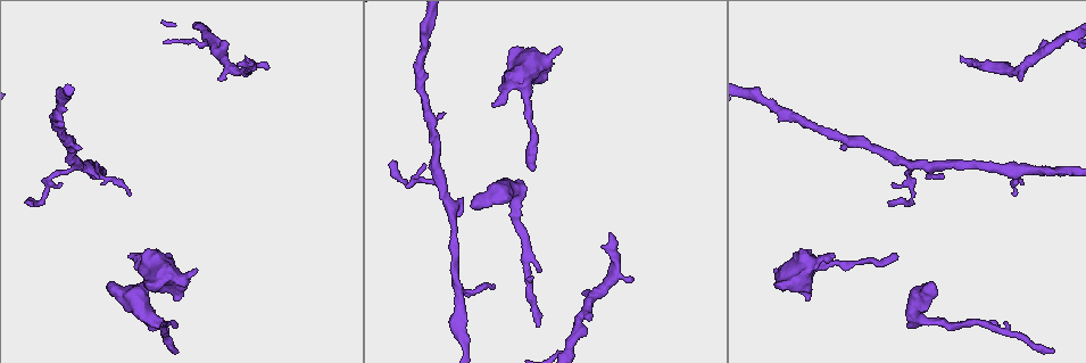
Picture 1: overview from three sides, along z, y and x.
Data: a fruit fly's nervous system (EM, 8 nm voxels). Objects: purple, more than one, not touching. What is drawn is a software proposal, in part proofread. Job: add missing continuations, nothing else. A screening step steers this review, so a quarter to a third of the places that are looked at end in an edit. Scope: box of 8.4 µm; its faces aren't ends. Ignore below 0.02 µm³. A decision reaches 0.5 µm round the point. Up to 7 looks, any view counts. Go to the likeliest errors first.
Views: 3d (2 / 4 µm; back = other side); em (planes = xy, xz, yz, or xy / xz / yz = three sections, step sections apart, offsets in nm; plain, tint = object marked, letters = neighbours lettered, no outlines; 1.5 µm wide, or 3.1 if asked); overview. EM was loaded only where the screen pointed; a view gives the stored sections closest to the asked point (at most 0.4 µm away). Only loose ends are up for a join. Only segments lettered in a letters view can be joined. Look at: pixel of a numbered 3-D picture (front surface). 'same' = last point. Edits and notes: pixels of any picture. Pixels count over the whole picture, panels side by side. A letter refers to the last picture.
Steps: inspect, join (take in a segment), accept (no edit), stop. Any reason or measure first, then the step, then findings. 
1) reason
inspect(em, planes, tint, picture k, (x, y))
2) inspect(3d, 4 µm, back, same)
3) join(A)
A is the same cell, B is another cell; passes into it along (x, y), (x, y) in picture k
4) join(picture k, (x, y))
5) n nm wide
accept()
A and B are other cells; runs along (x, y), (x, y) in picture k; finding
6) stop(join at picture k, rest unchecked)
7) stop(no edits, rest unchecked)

free end
inspect(em, planes, tint, picture 1, (471, 207))

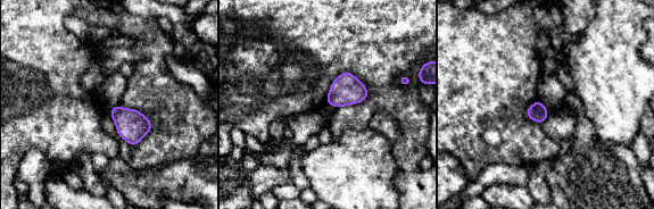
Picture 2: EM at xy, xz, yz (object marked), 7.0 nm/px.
inspect(em, planes, letters, same)

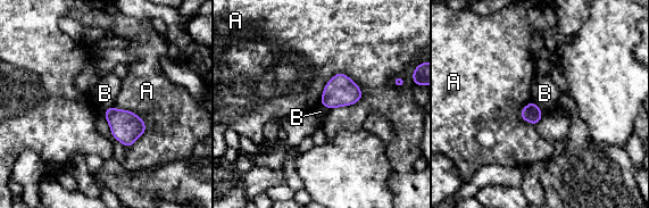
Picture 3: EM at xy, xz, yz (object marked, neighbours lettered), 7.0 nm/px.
accept()
A and B are other cells; border along (532, 100), (542, 111) in picture 3; none of them fits

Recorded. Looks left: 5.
free end
inspect(3d, 4 µm, picture 1, (809, 300))

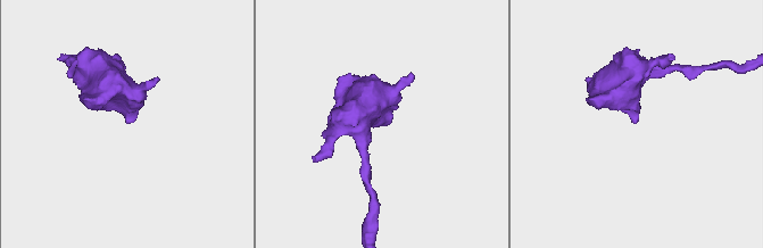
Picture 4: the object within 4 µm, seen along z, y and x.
inspect(em, planes, letters, picture 4, (133, 121))

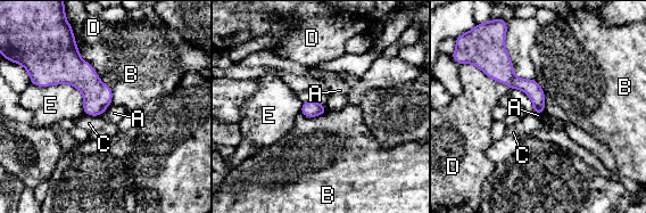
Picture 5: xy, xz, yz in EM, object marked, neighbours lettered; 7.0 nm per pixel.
accept()
A, B, C, D and E are other cells; border along (110, 103), (101, 114) in picture 5; no lettered segment goes on from it

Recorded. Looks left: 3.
free end
inspect(3d, 2 µm, picture 1, (890, 205))

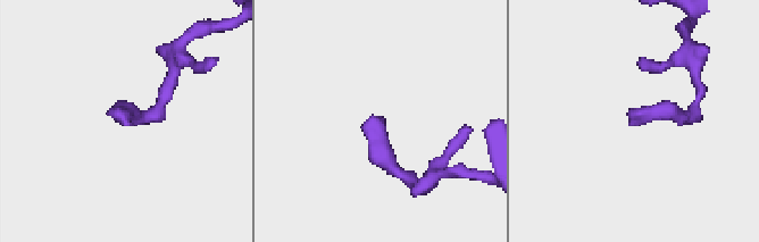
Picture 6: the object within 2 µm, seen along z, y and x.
inspect(em, planes, tint, picture 6, (382, 118))

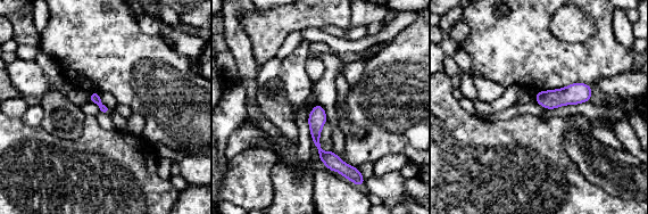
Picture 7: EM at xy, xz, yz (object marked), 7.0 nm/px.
see the neighbours
inspect(em, planes, letters, same)

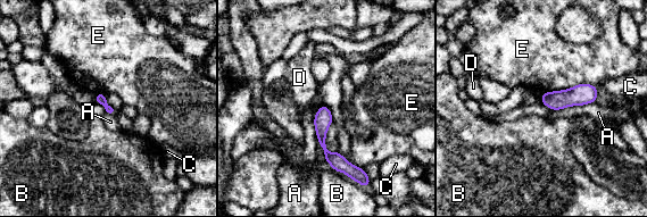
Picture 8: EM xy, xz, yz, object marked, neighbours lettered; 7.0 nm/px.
70 nm wide; E touches over 380 nm
accept()
A, B, C, D and E are other cells; none of them fits

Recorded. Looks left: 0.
stop(no edits, rest unchecked)

